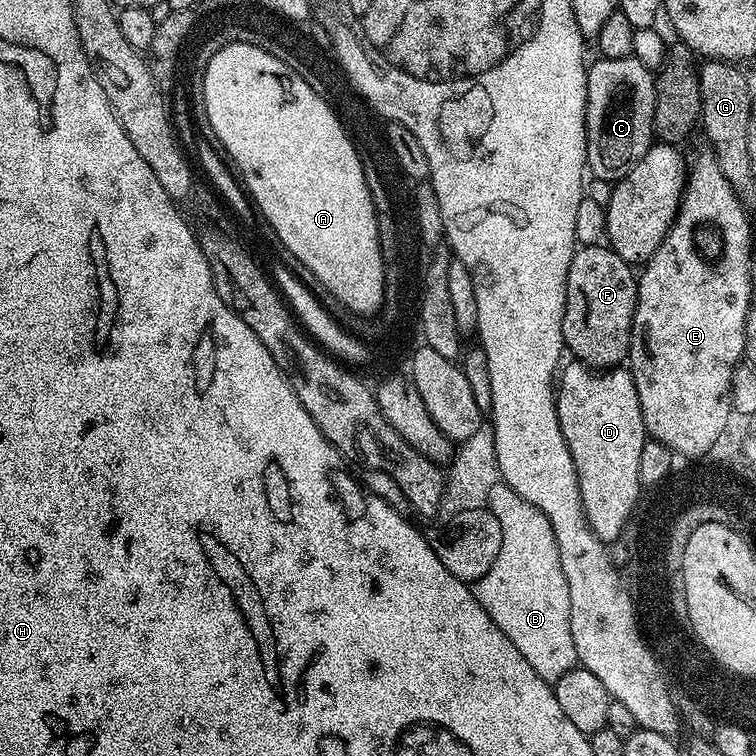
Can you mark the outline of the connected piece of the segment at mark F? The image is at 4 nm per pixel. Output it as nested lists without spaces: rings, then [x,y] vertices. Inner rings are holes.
[[[603,243],[577,247],[572,255],[568,281],[566,282],[566,310],[562,318],[562,334],[564,347],[573,352],[579,363],[597,370],[615,368],[628,355],[628,343],[632,337],[632,319],[636,313],[636,281],[637,273],[633,265],[627,264],[613,248]]]

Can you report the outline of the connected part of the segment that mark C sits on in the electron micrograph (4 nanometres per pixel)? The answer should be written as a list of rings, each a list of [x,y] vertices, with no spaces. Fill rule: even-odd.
[[[600,56],[587,65],[586,168],[600,180],[615,182],[630,174],[654,143],[654,98],[656,77],[653,69],[642,66],[636,56],[606,58]]]

